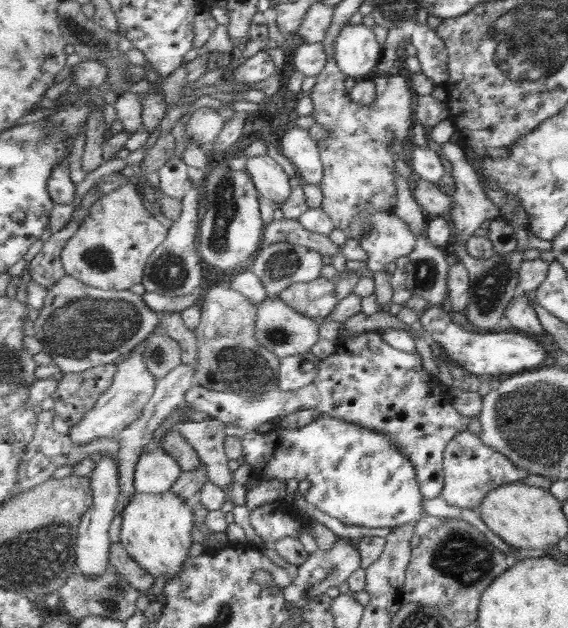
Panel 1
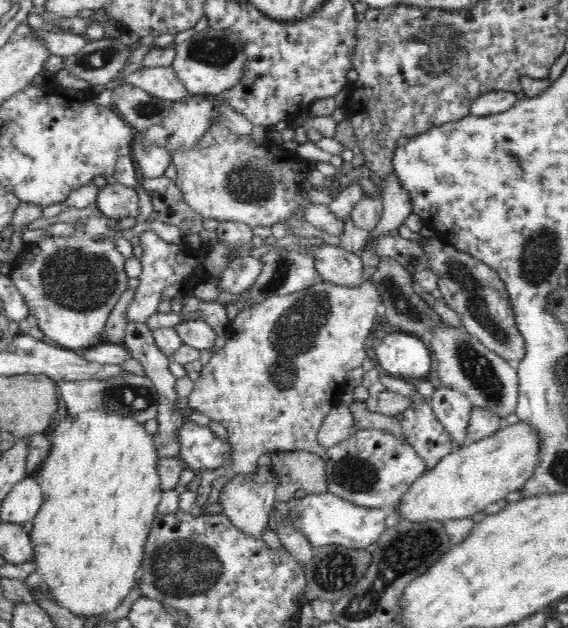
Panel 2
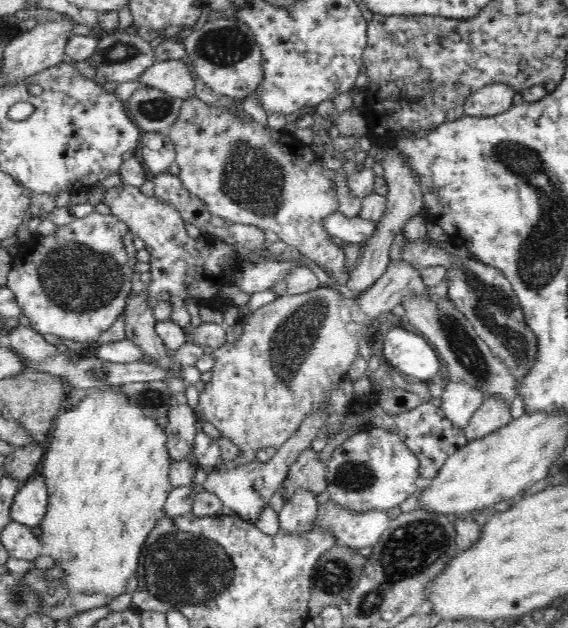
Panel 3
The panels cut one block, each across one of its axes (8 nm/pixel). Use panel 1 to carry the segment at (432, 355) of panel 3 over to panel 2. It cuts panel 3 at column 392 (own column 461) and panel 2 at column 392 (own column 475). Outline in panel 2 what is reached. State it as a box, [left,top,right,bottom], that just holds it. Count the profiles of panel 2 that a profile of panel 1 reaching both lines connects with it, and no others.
[376,332,432,380]

